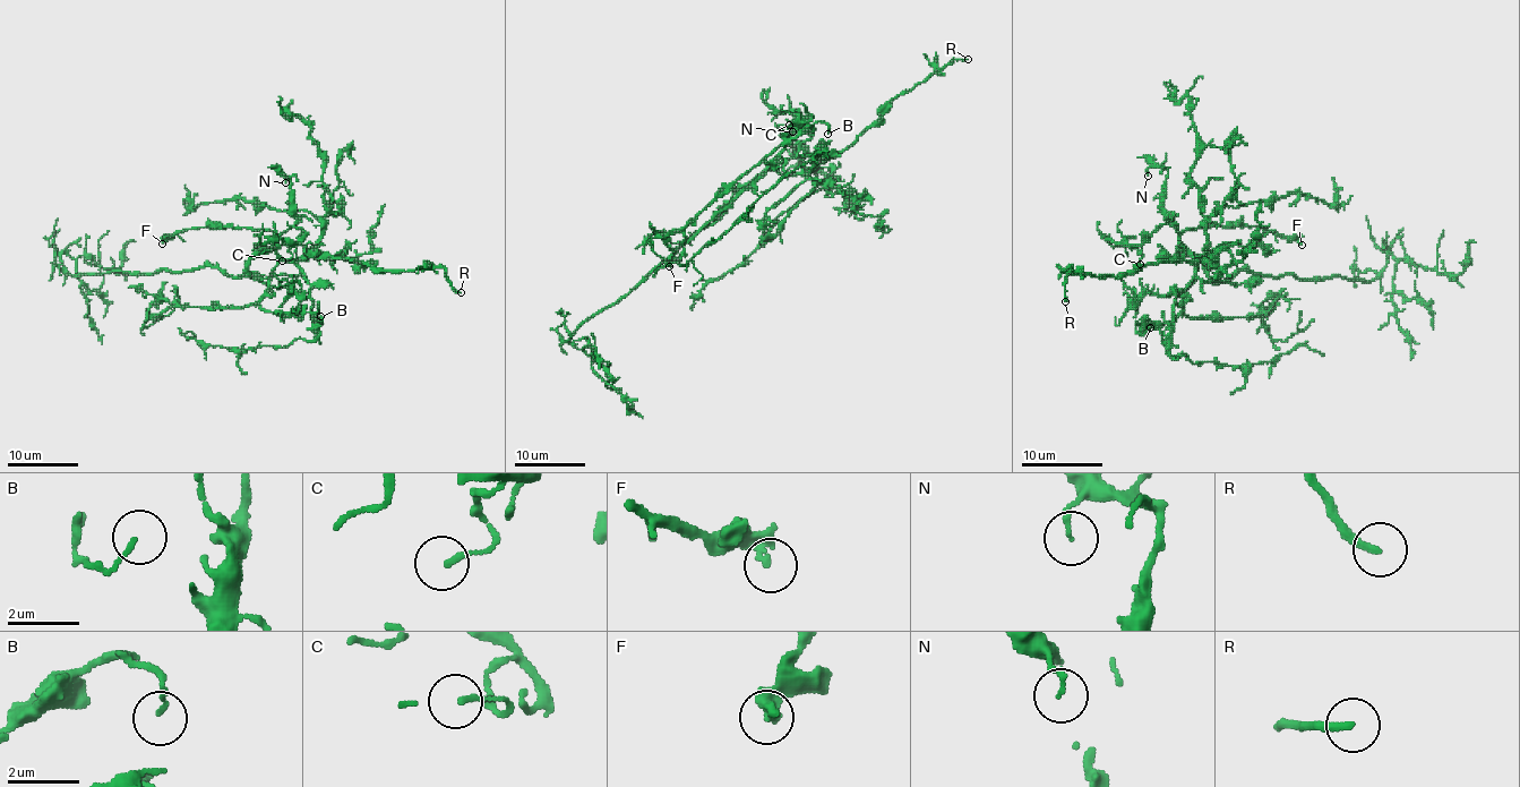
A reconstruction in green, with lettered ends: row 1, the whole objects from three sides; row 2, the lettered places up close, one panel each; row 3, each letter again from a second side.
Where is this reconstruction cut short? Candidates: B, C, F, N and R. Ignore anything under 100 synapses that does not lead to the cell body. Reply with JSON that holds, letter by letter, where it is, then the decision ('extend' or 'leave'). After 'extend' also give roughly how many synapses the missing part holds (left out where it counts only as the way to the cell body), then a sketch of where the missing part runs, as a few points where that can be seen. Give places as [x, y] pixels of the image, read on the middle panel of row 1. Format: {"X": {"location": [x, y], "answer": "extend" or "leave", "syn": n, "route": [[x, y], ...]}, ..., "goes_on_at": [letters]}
{"B": {"location": [827, 134], "answer": "leave"}, "C": {"location": [789, 125], "answer": "leave"}, "F": {"location": [669, 266], "answer": "leave"}, "N": {"location": [792, 131], "answer": "leave"}, "R": {"location": [968, 59], "answer": "extend"}, "goes_on_at": ["R"]}

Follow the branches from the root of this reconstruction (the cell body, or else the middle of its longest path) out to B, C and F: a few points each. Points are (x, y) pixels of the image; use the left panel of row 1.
B: (243, 273), (256, 255), (275, 247), (276, 266), (259, 305), (272, 311), (308, 311), (317, 321), (320, 316)
C: (243, 273), (256, 255), (272, 248), (280, 234), (294, 225), (303, 232), (303, 239), (291, 257), (282, 261)
F: (243, 273), (256, 255), (273, 247), (276, 236), (272, 231), (196, 227), (168, 236), (162, 244)

